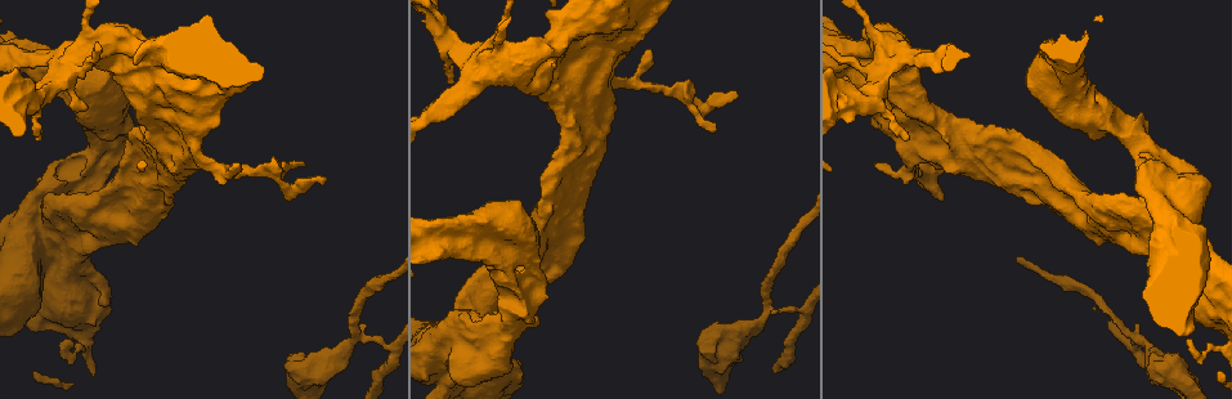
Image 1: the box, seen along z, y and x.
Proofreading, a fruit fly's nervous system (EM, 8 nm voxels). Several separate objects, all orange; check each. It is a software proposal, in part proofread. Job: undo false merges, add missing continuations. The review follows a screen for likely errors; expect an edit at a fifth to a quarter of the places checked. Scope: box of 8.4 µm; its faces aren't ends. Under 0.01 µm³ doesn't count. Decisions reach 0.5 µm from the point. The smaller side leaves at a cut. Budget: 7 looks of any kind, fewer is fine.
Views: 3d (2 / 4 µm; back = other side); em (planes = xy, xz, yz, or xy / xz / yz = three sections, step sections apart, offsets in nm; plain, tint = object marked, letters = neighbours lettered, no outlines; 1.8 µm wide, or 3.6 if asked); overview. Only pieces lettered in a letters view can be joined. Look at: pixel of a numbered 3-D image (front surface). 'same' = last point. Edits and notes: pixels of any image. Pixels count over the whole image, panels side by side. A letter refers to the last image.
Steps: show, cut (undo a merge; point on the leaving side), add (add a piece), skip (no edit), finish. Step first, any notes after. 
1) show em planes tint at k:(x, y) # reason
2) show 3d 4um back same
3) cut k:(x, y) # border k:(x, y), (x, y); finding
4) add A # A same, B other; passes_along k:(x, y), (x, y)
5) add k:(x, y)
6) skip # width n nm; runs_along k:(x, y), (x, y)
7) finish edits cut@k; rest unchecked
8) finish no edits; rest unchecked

show em planes plain at 1:(766, 311) # small branch off a trunk

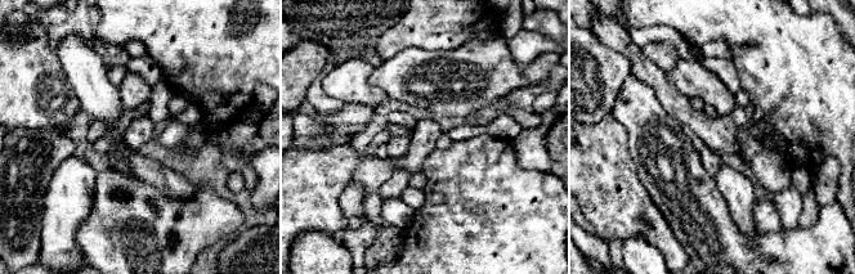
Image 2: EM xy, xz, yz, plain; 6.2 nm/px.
show em planes letters same # see the neighbours

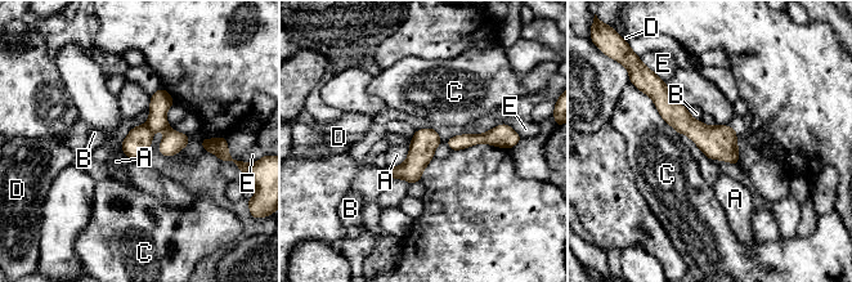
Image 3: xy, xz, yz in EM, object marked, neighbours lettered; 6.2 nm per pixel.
cut 3:(173, 142) # A other, B other, C other, D other, E other; part_leaving 3:(161, 92), (170, 152); two cells meet here

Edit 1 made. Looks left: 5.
show overview

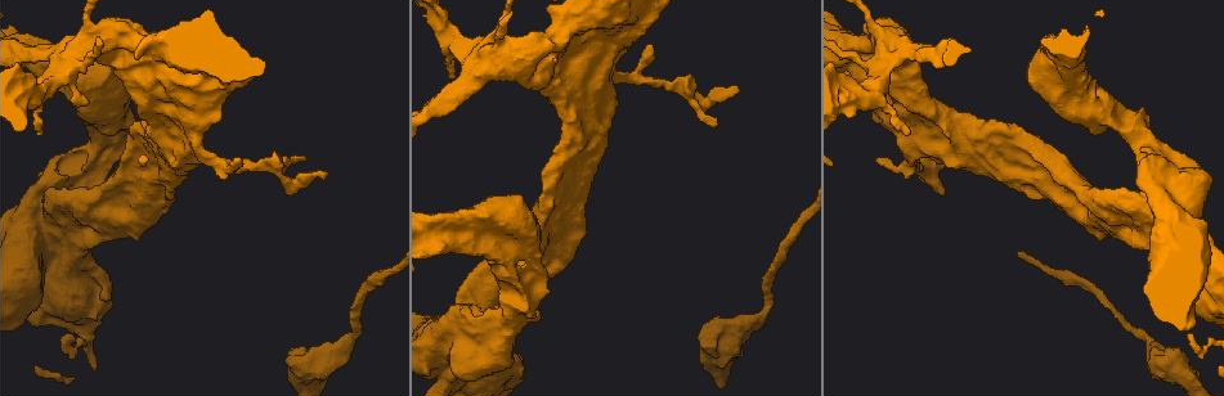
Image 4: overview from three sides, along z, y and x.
show em planes letters at 4:(736, 86)

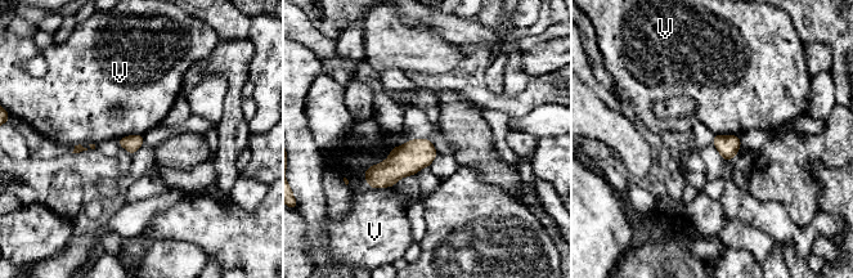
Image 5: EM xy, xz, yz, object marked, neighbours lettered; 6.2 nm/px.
skip # width 100 nm; V other; border 5:(394, 147), (364, 171), (367, 185); none of them fits

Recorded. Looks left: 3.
show 3d 2um at 4:(858, 98) # side arm on a straight run

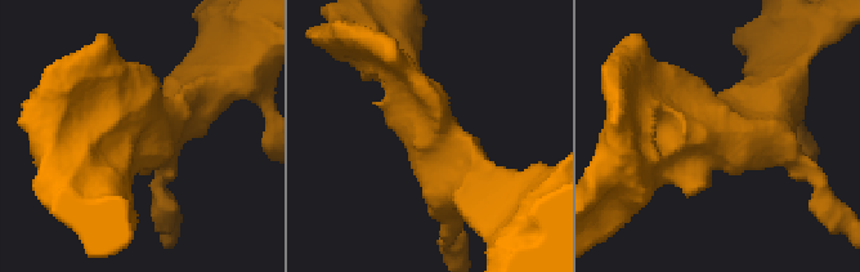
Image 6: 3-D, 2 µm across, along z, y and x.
show em xz step 4 tint at 6:(424, 128) # now the EM

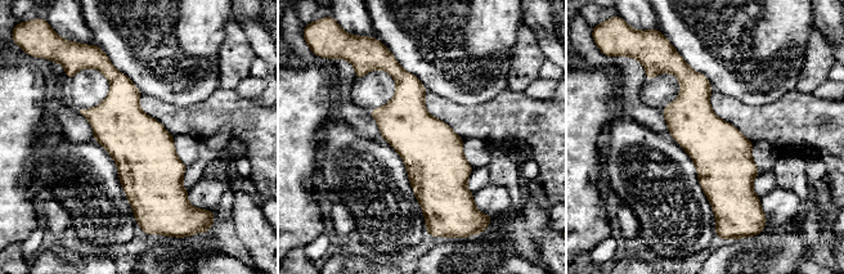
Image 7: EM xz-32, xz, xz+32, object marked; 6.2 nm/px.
show em planes letters same # another direction

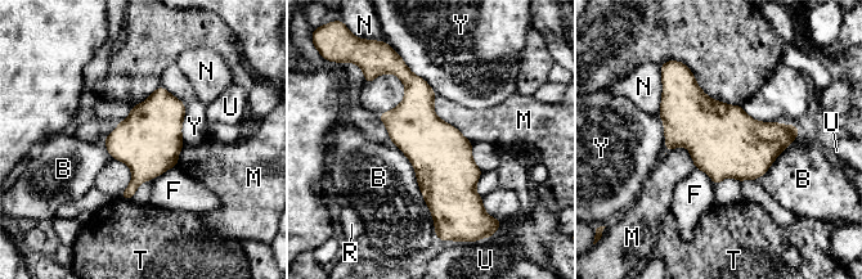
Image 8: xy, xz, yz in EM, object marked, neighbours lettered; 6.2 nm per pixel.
skip # B other, F other, M other, N other, R other, T other, U other, Y other; runs_along 8:(404, 71), (438, 220); continuous, no second cell

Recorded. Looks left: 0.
finish edits cut@3; rest unchecked

